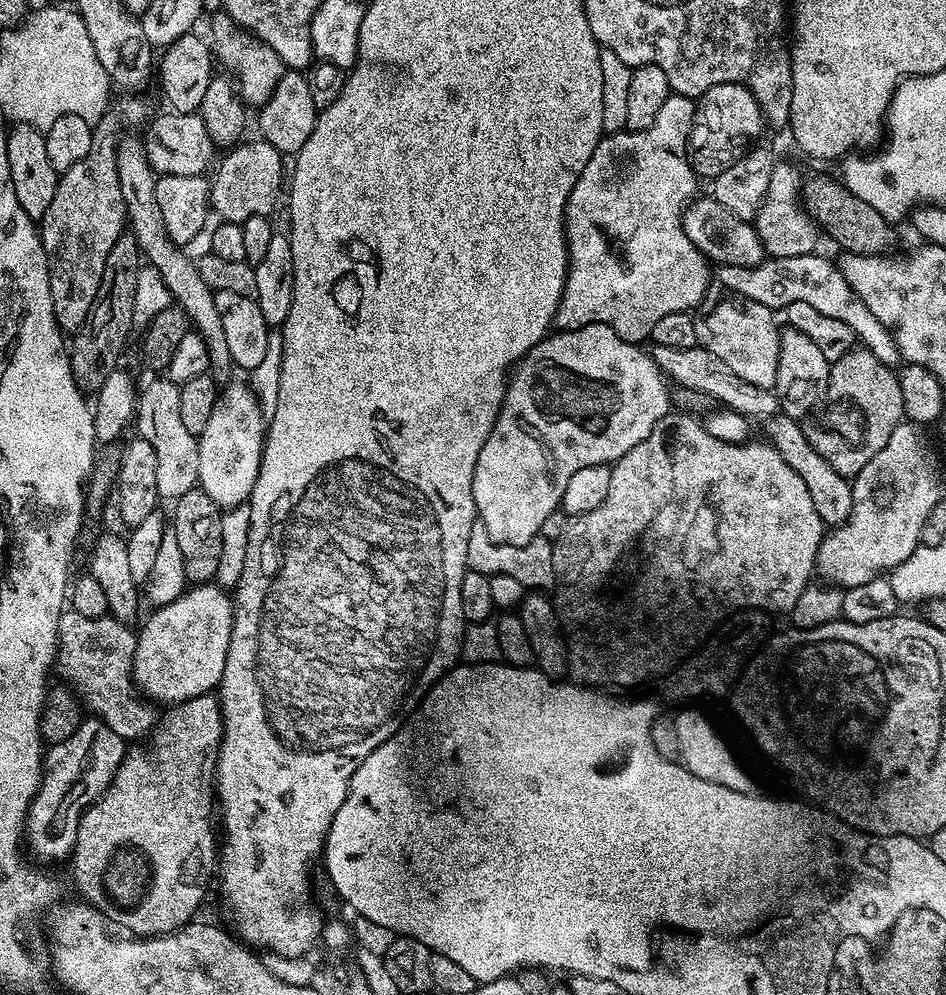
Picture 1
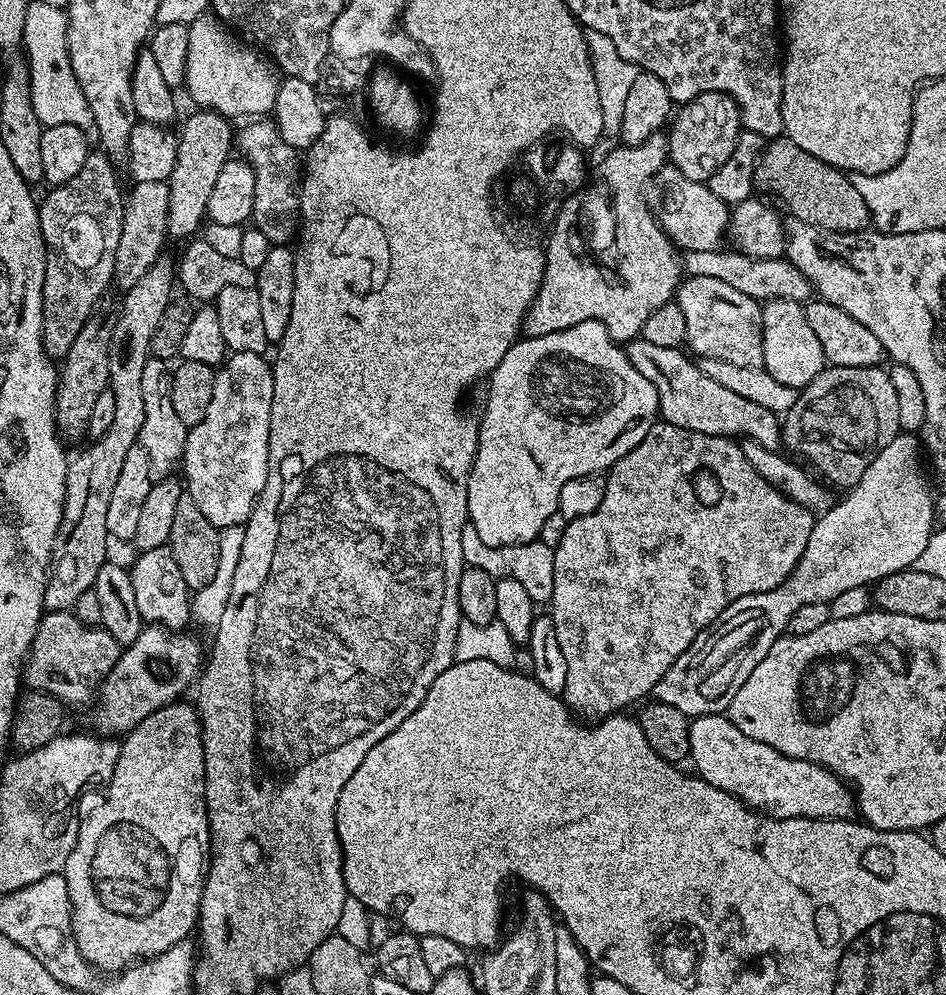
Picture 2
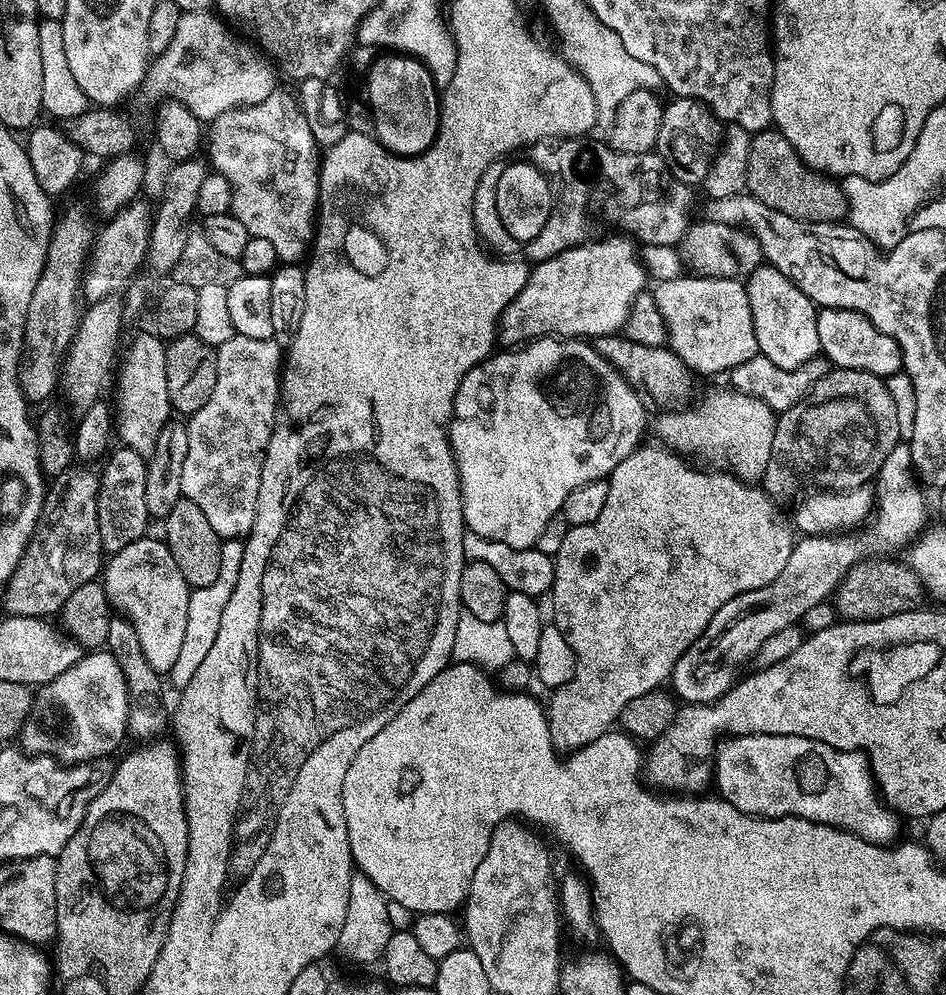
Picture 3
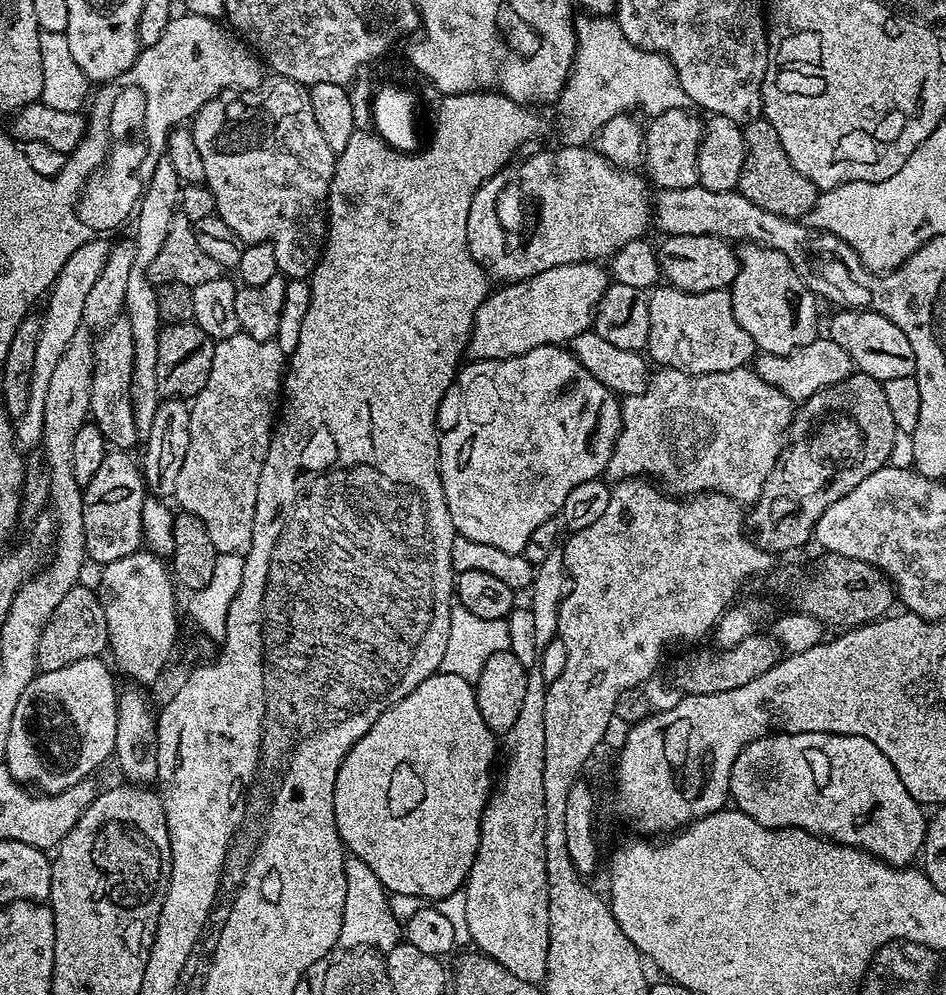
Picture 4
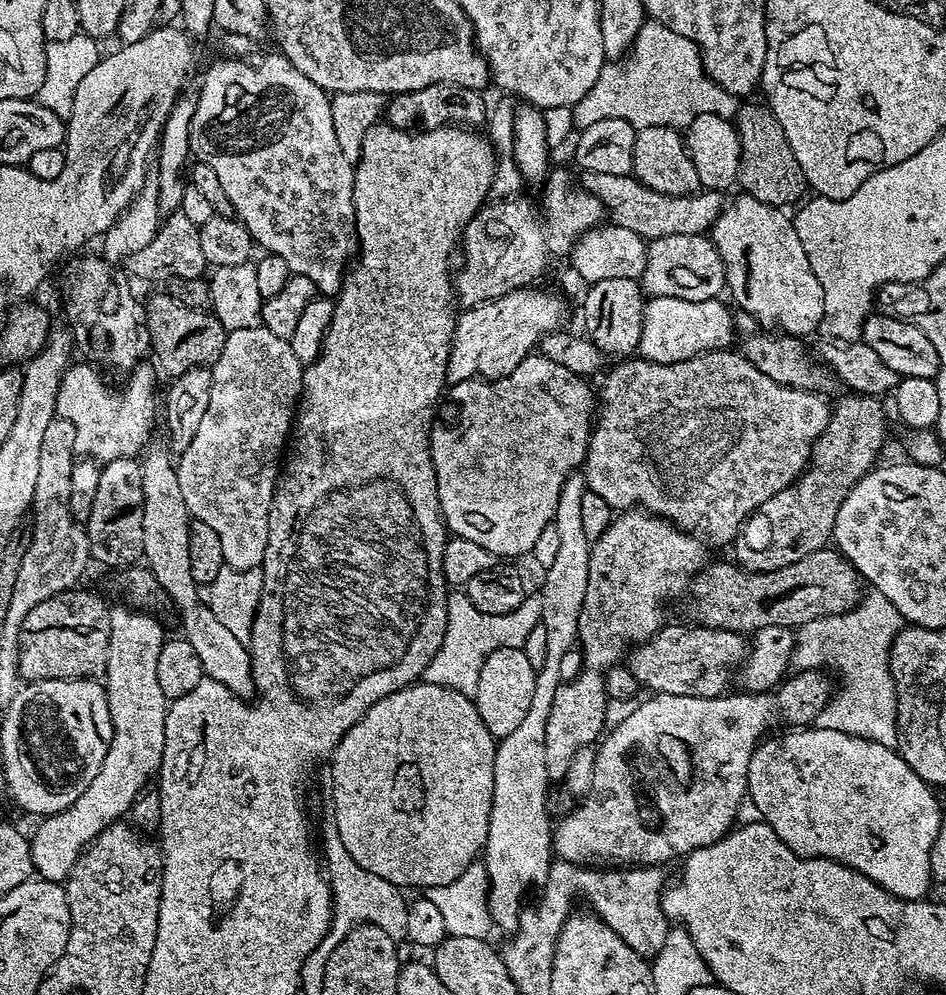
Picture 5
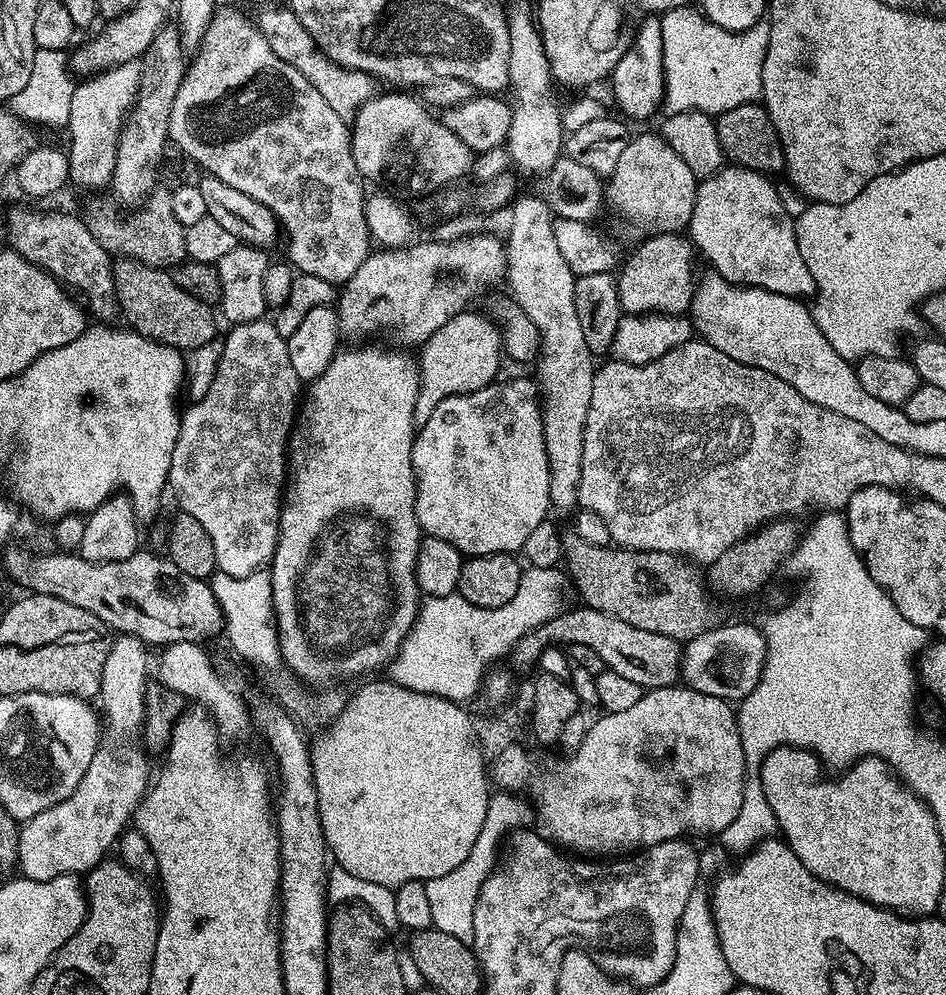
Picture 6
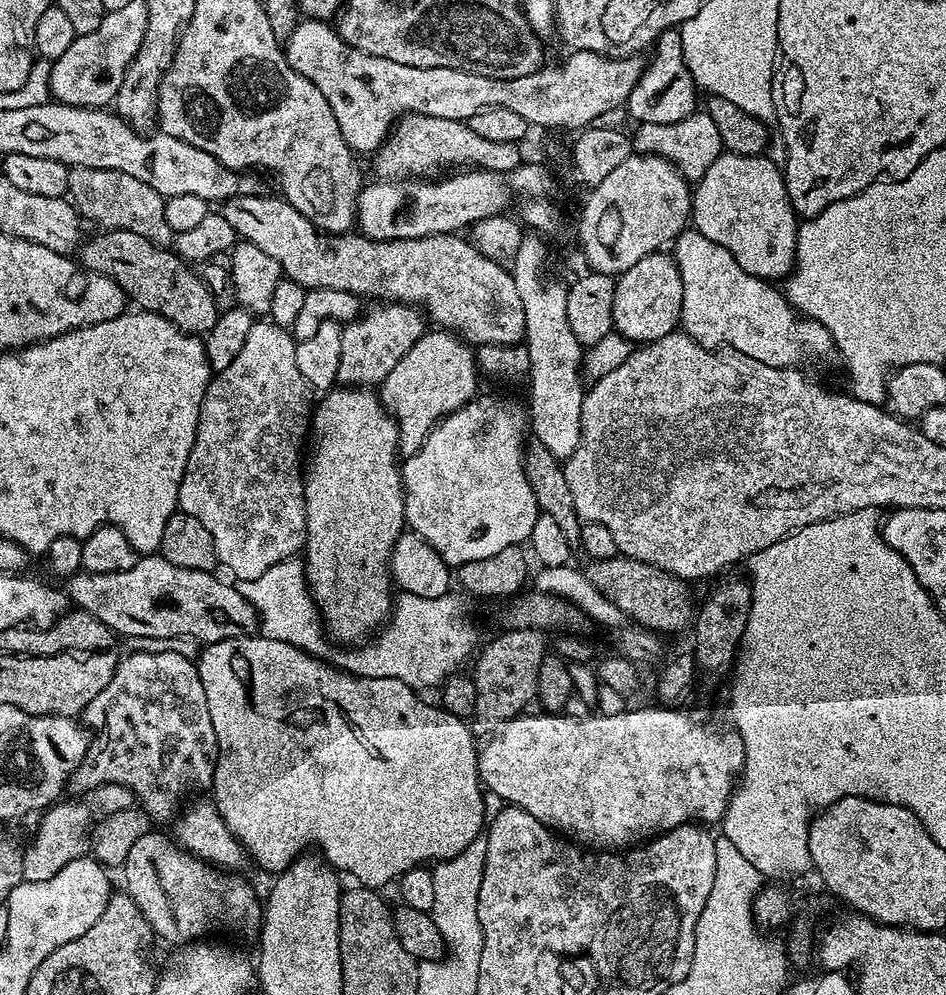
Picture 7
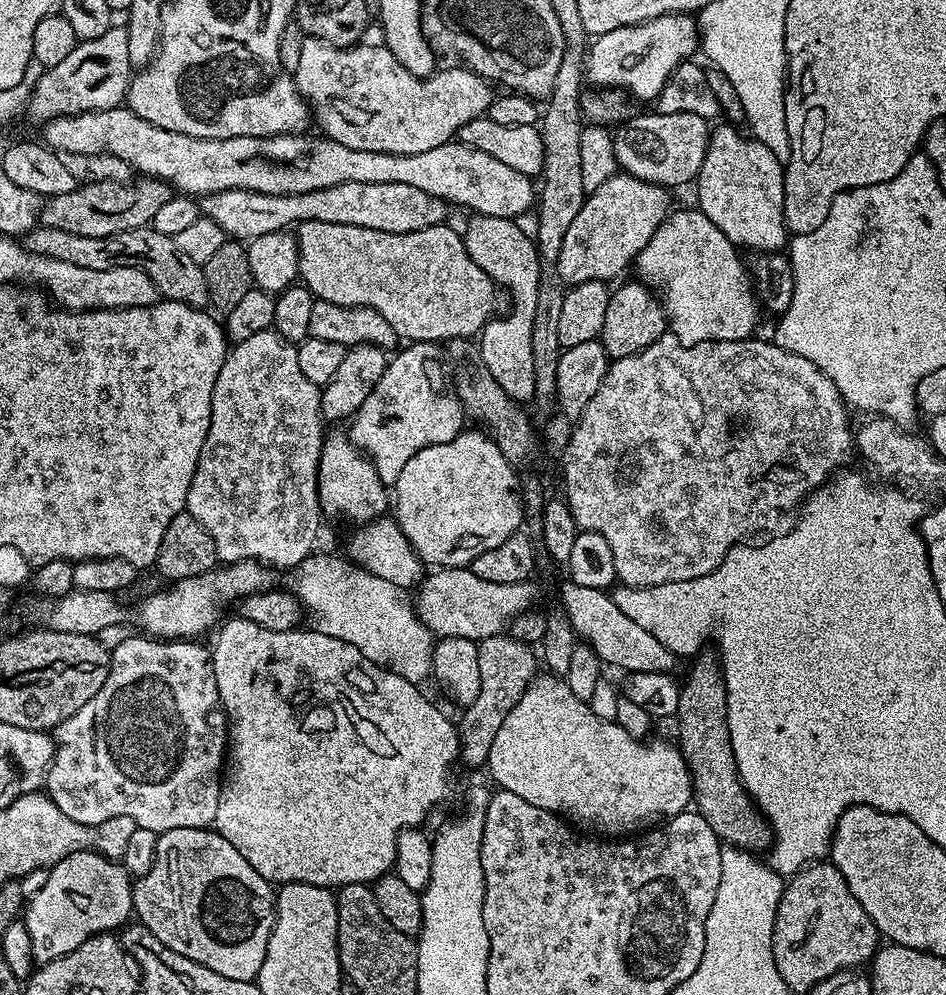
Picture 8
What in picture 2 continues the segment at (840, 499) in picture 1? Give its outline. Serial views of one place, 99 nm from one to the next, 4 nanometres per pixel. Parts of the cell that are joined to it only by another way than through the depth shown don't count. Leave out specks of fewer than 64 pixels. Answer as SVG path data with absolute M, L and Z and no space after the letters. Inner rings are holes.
M642 338L627 341L626 351L634 370L638 370L642 378L648 379L654 390L658 390L659 415L663 423L682 426L686 430L711 436L750 436L767 448L781 447L781 417L766 410L766 406L758 406L758 402L750 402L750 398L741 398L734 394L734 390L714 382L710 374L702 374L699 363L687 351L670 346L654 346L654 342L646 342Z

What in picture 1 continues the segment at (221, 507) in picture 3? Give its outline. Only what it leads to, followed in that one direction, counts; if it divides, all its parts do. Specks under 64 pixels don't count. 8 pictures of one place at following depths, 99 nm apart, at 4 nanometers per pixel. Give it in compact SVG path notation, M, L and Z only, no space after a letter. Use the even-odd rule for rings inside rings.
M244 382L244 384L228 384L219 389L218 399L214 406L212 413L210 414L210 422L206 422L206 430L202 430L202 434L198 437L198 487L204 491L208 497L217 504L222 510L229 508L241 507L251 496L254 490L254 482L258 478L258 470L260 469L260 459L264 453L264 438L266 435L266 413L263 408L260 407L260 399L252 393L251 383Z

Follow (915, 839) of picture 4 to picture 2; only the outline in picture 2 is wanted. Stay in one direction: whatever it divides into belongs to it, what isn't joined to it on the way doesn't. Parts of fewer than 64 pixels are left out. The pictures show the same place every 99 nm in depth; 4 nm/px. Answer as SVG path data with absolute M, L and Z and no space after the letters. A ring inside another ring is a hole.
M707 714L708 716L700 716L691 721L689 726L689 750L691 752L690 760L696 763L694 768L695 775L706 781L710 786L714 786L718 790L722 790L726 794L738 797L743 804L748 805L749 809L759 810L773 818L785 820L786 818L794 818L795 816L805 816L806 818L814 818L815 820L847 820L854 812L854 792L851 787L836 773L828 768L823 768L820 764L812 764L808 760L799 760L798 758L790 758L786 754L782 754L778 749L771 748L766 742L758 742L754 738L750 738L746 734L742 734L742 730L738 730L738 726L734 726L727 715L724 714Z

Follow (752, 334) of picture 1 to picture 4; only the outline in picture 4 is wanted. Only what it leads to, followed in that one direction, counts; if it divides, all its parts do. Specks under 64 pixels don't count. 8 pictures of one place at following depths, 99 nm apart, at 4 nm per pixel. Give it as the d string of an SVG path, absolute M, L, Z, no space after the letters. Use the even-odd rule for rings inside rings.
M657 286L651 289L648 301L650 330L646 352L653 361L657 360L657 365L682 370L686 374L718 374L722 370L738 370L753 363L758 349L754 338L750 338L750 334L742 330L738 318L734 318L731 291L684 292L681 288Z

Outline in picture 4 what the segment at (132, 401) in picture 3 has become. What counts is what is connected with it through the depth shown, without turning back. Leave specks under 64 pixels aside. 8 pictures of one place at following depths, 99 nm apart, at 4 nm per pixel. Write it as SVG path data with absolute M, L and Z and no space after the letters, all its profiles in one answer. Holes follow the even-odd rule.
M117 318L95 337L94 370L90 390L91 423L102 430L104 439L116 450L132 450L138 444L134 410L131 404L131 374L134 370L134 339L131 337L130 322Z

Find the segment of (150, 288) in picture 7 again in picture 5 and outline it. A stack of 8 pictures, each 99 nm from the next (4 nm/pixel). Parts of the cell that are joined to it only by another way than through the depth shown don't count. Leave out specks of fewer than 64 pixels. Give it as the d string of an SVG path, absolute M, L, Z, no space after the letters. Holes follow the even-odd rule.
M164 290L154 293L149 298L148 305L143 305L142 324L146 329L147 343L148 340L152 343L152 352L157 360L155 363L164 367L168 378L186 374L195 367L207 368L215 364L228 337L222 322L218 322L218 318L211 311L182 306L182 302L178 302Z

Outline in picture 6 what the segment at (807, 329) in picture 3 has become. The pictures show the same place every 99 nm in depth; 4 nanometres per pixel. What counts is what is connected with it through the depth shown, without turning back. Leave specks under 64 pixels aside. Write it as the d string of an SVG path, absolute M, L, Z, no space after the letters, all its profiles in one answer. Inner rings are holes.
M722 166L713 176L703 177L696 185L694 214L686 229L687 235L697 253L712 263L709 264L711 269L731 284L797 298L811 297L816 283L810 270L806 270L806 262L802 262L802 254L798 250L793 213L788 213L779 190L768 180L771 179L765 173L735 166Z

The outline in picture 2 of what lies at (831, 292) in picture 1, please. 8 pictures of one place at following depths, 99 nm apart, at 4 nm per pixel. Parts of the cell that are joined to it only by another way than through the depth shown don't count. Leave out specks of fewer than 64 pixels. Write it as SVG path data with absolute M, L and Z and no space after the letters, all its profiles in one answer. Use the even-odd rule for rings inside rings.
M719 248L714 251L690 251L683 255L683 271L688 276L719 278L729 283L747 297L758 301L771 300L774 297L803 303L813 295L814 289L805 275L786 258L760 259L750 258L732 248Z

